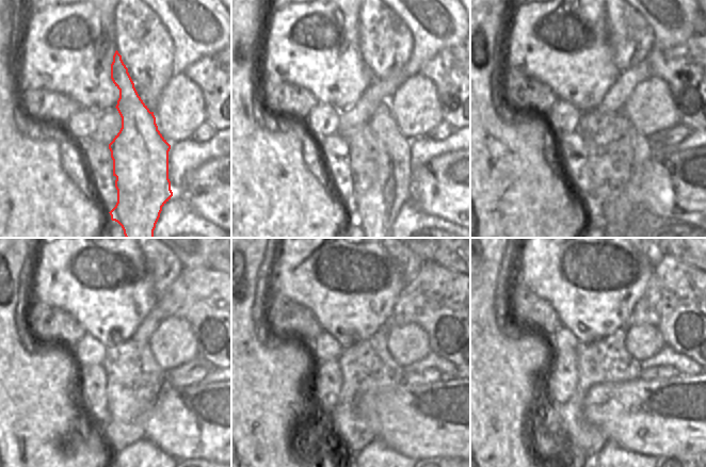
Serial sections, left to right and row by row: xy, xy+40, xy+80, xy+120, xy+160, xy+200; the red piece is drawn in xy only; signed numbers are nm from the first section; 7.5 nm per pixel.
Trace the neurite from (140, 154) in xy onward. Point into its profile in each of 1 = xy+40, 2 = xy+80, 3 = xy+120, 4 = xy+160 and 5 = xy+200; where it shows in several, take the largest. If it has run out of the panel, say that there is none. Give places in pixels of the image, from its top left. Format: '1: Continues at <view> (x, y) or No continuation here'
1: Continues at xy+40 (381, 154)
2: Continues at xy+80 (620, 158)
3: Continues at xy+120 (138, 391)
4: Continues at xy+160 (368, 384)
5: Continues at xy+200 (599, 374).

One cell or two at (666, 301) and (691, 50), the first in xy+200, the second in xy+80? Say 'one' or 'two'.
one

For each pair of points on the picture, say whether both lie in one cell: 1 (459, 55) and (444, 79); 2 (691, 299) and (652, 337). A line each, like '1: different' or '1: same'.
1: same
2: different

